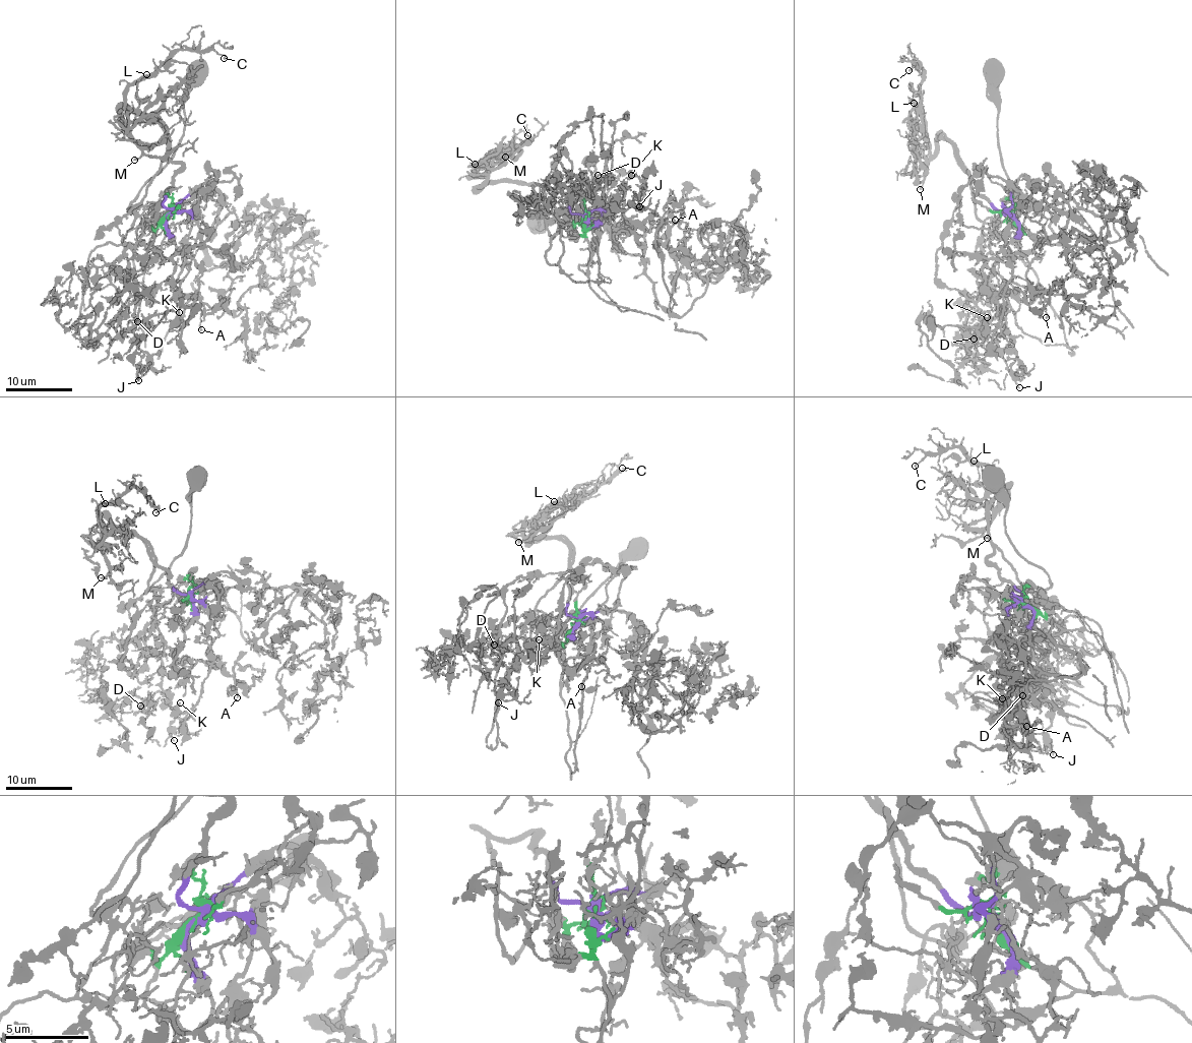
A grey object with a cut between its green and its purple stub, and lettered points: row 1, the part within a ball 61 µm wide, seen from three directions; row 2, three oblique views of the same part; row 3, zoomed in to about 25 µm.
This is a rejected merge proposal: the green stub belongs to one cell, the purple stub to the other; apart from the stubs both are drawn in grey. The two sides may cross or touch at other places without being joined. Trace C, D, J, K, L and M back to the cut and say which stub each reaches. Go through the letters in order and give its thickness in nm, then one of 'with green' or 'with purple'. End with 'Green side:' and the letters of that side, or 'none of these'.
C: calibre 120 nm; with purple
D: calibre 120 nm; with green
J: calibre 140 nm; with green
K: calibre 150 nm; with green
L: calibre 70 nm; with purple
M: calibre 160 nm; with purple
Green side: D, J, K

